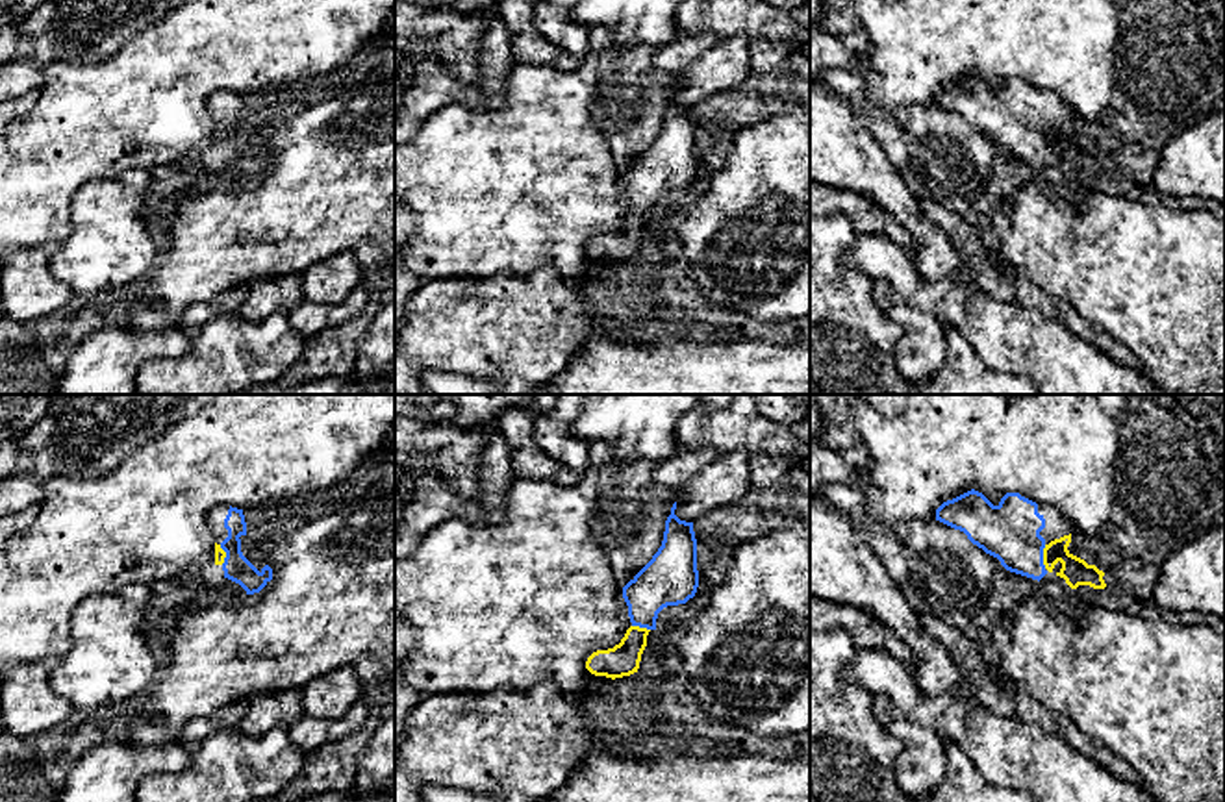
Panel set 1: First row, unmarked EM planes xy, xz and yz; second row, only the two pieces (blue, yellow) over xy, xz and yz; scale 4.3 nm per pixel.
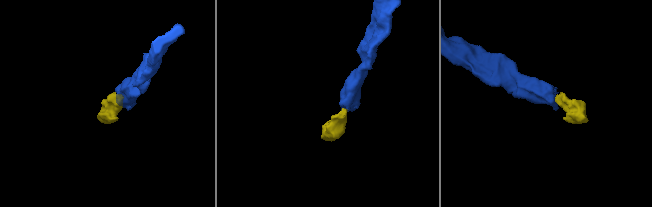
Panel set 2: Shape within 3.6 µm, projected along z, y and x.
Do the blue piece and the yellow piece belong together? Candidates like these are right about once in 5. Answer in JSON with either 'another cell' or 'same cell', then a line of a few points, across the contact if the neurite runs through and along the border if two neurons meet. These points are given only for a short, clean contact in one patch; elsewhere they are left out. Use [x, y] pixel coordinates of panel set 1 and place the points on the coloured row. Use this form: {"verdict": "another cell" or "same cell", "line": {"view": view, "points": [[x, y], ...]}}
{"verdict": "same cell", "line": {"view": "yz", "points": [[1010, 532], [1042, 556], [1060, 556], [1075, 571]]}}

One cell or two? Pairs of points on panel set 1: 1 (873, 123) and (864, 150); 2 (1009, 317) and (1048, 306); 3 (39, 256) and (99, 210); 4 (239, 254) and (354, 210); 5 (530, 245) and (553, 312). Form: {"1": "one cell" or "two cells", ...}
{"1": "two cells", "2": "two cells", "3": "two cells", "4": "one cell", "5": "two cells"}

